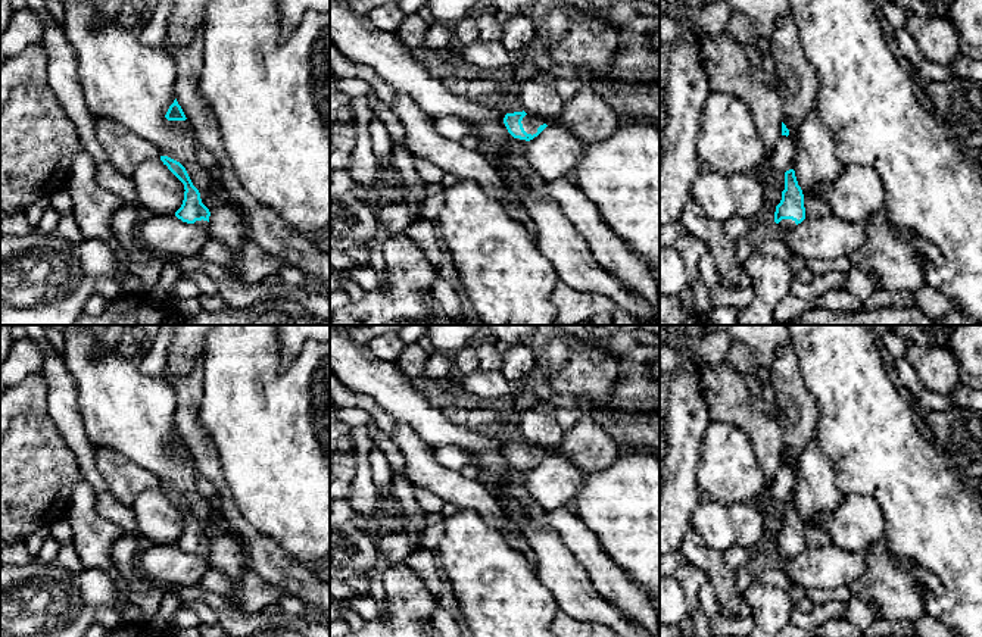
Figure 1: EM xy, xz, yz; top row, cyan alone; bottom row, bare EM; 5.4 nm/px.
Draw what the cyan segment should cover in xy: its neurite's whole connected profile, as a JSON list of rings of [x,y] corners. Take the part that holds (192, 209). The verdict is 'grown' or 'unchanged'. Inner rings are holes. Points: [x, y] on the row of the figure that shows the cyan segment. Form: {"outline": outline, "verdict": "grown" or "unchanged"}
{"outline": [[[160,156],[160,160],[184,184],[184,190],[186,190],[184,200],[181,207],[175,212],[175,216],[183,222],[196,224],[208,234],[208,222],[209,222],[211,212],[202,203],[200,193],[193,185],[186,168],[180,162],[168,156]]], "verdict": "grown"}

